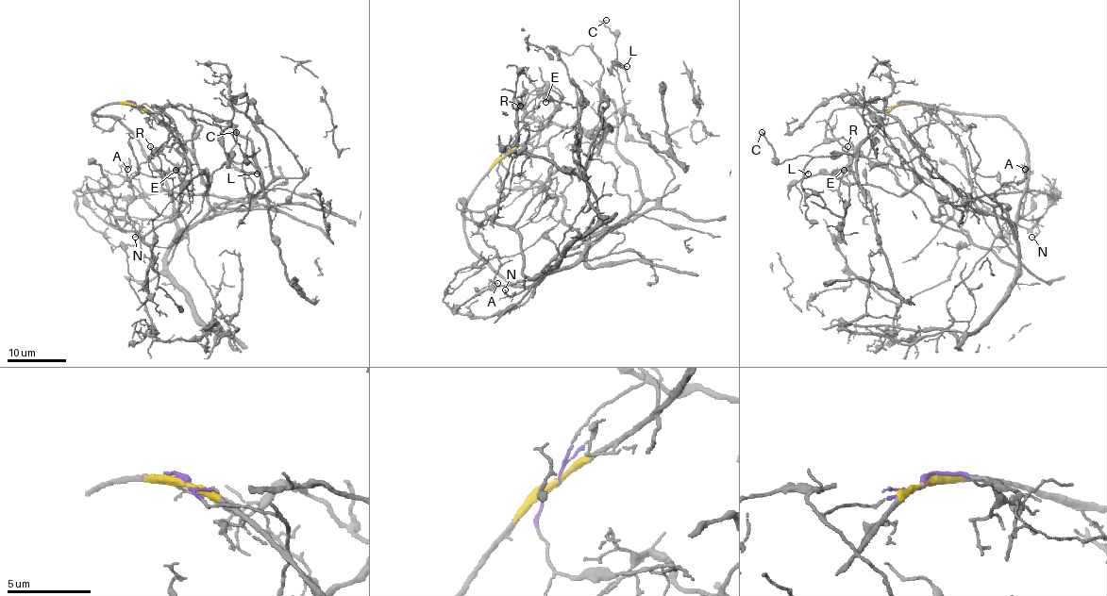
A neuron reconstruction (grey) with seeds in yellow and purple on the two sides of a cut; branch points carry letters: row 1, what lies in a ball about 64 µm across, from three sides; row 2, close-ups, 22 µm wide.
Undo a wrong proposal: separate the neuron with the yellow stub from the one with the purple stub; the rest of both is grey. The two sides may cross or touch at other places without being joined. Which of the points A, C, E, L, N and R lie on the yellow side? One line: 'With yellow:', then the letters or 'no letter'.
With yellow: A, E, N, R

